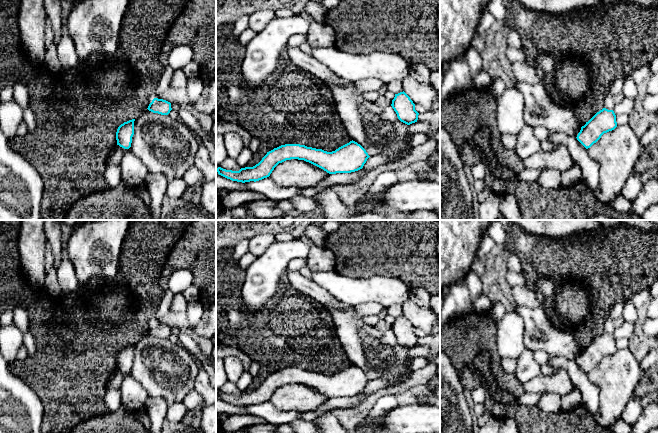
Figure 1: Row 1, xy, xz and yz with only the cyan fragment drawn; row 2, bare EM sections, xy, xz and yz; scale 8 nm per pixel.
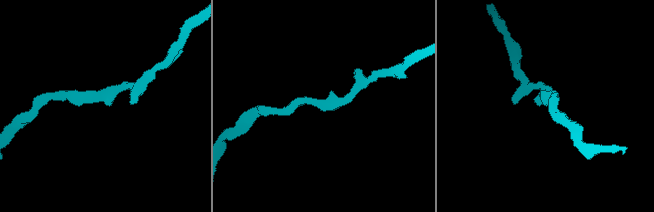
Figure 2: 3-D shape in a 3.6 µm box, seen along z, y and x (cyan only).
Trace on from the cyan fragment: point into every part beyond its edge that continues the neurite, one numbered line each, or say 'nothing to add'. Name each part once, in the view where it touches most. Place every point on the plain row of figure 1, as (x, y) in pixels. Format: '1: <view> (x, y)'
nothing to add

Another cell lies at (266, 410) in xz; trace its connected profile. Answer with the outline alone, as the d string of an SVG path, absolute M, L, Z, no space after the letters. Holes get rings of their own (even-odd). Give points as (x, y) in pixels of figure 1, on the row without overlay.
M270 401L264 402L259 405L250 405L243 407L244 411L249 415L261 417L266 422L274 424L276 426L282 424L289 424L292 421L300 418L303 414L299 411L281 411L278 410Z

